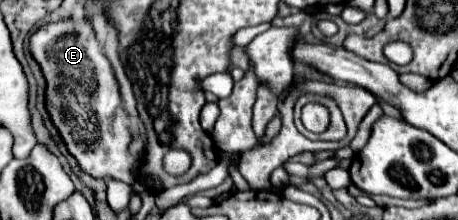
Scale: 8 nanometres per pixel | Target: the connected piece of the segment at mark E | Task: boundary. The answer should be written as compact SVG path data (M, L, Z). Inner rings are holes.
M57 21L41 27L31 37L31 53L39 61L43 75L47 79L47 109L51 113L51 119L55 127L59 129L63 141L67 143L67 149L71 155L77 157L83 171L91 173L93 177L115 177L123 183L133 183L137 175L137 157L129 155L127 145L131 141L129 131L129 117L121 109L119 89L117 81L113 77L109 61L99 51L93 27L89 21Z

